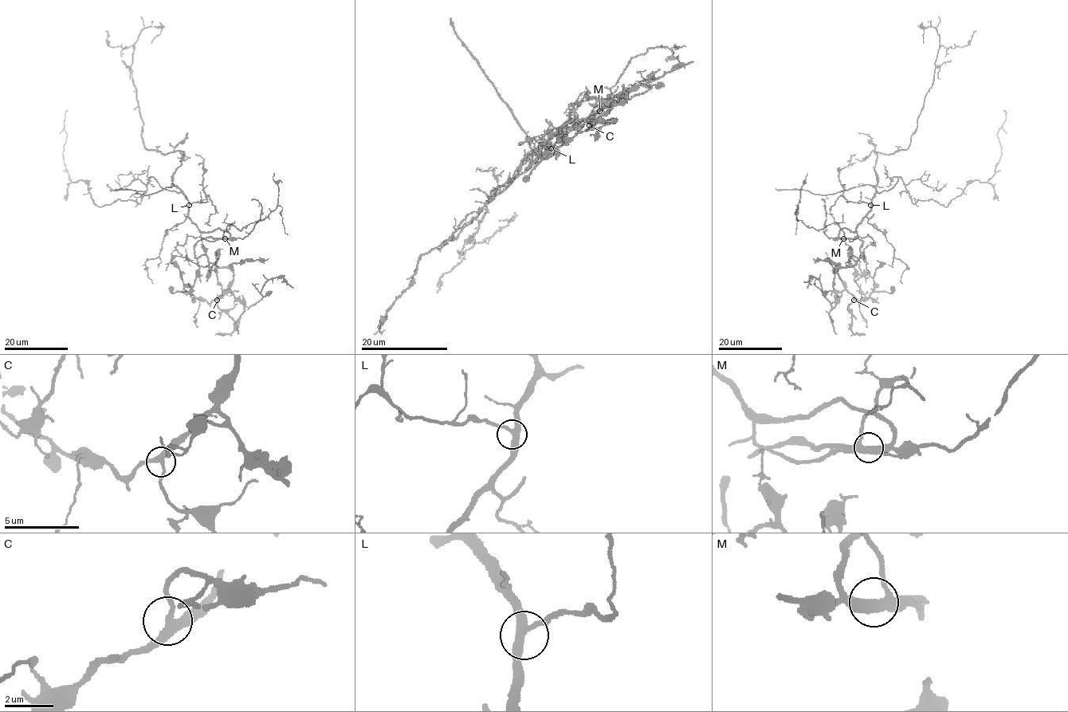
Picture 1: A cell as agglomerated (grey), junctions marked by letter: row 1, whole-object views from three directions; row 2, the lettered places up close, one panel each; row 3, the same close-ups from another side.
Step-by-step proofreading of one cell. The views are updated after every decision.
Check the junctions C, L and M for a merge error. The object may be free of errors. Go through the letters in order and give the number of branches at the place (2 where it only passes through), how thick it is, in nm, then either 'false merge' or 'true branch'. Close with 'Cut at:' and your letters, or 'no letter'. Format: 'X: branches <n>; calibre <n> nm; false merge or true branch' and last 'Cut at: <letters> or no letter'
C: branches 3; calibre 280 nm; true branch
L: branches 3; calibre 320 nm; true branch
M: branches 3; calibre 280 nm; true branch
Cut at: no letter

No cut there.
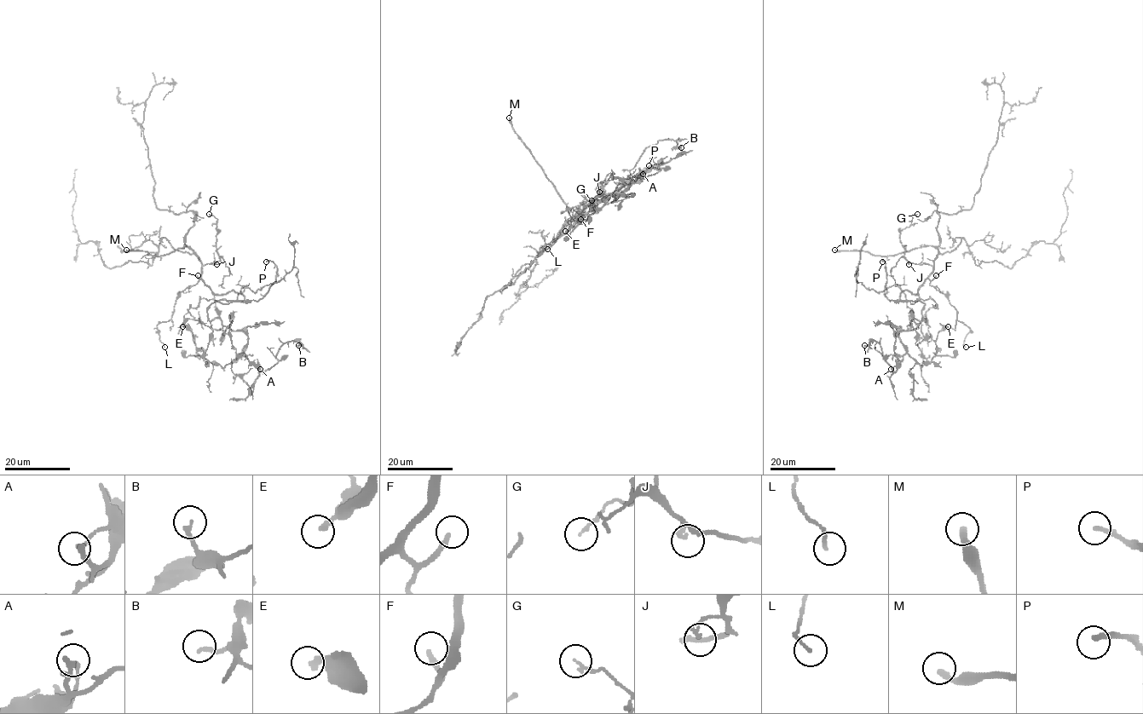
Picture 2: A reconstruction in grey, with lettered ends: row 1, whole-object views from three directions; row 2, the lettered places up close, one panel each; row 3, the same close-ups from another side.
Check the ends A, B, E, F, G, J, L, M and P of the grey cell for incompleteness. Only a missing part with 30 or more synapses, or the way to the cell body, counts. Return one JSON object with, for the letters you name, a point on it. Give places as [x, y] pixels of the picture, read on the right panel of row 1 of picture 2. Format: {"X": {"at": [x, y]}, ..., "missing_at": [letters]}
{"F": {"at": [936, 275]}, "M": {"at": [834, 250]}, "missing_at": ["F", "M"]}

